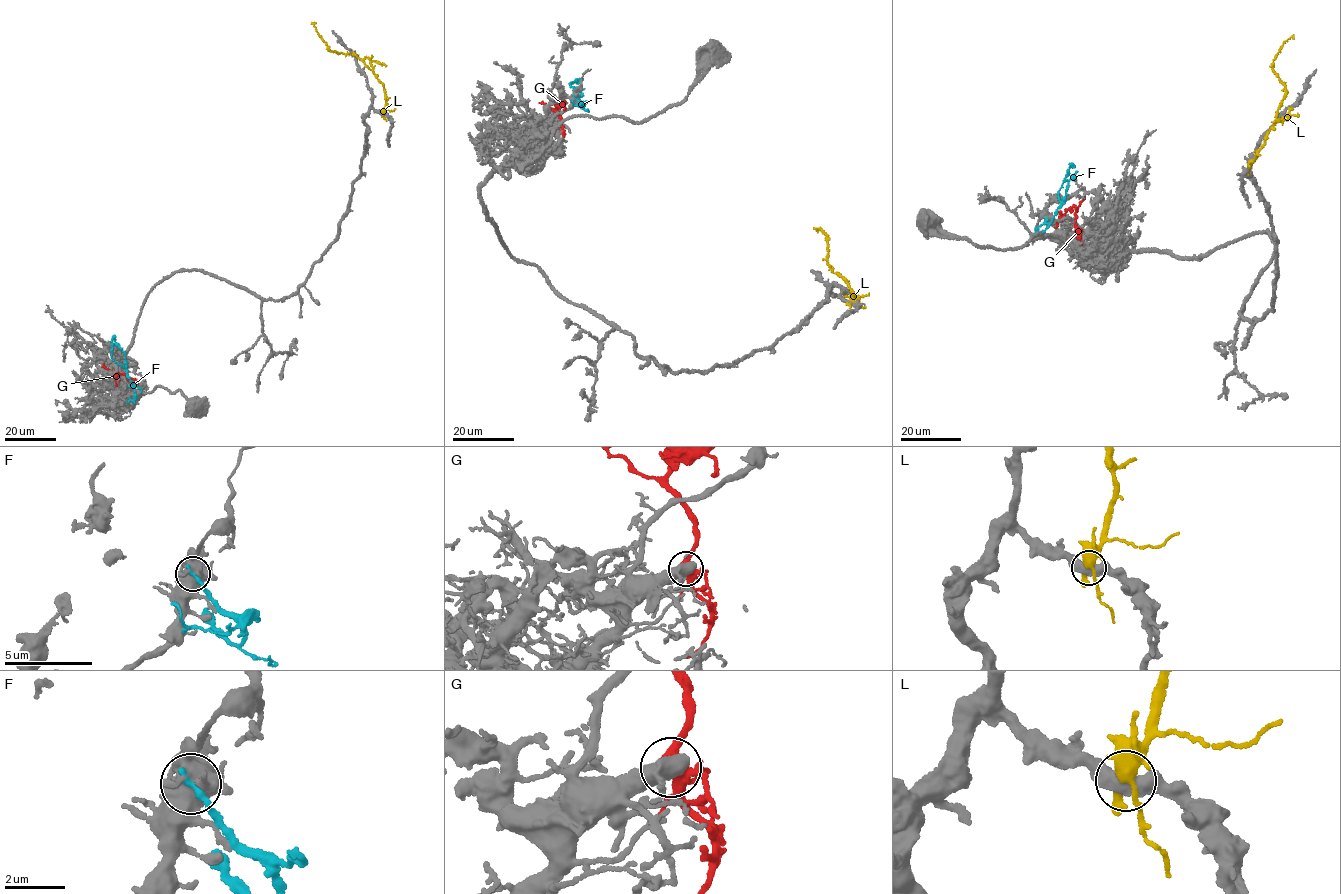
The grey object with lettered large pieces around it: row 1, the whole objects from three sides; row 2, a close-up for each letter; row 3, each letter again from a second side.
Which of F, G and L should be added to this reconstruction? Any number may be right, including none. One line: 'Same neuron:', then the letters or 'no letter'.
Same neuron: G

